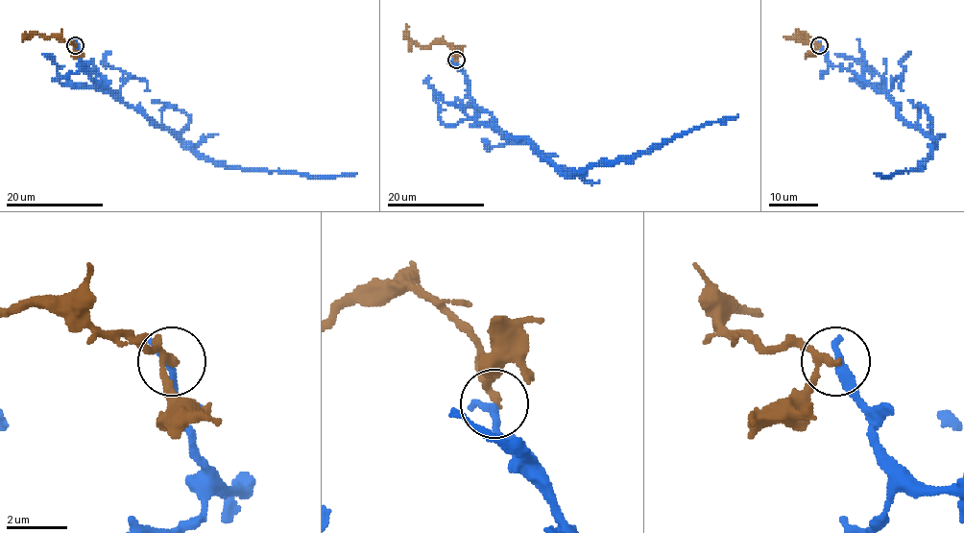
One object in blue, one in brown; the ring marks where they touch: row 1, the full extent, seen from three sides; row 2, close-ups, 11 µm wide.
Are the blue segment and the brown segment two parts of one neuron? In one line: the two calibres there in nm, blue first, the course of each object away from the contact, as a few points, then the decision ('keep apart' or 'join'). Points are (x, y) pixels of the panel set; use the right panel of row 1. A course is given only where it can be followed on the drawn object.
calibres 300 and 220 nm; course blue (820, 46), (832, 65), (881, 89), (933, 141), (918, 167), (875, 173); course brown (820, 46), (801, 39), (807, 37), (804, 34), (796, 37), (784, 36); keep apart

